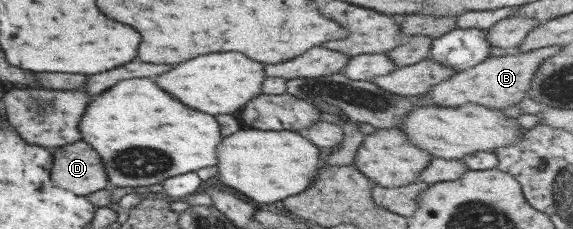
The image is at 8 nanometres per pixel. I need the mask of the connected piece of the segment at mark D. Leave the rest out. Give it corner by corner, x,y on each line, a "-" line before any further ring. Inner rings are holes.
76,141
72,144
52,148
51,181
53,185
73,193
86,196
107,185
101,157
91,149
89,143

